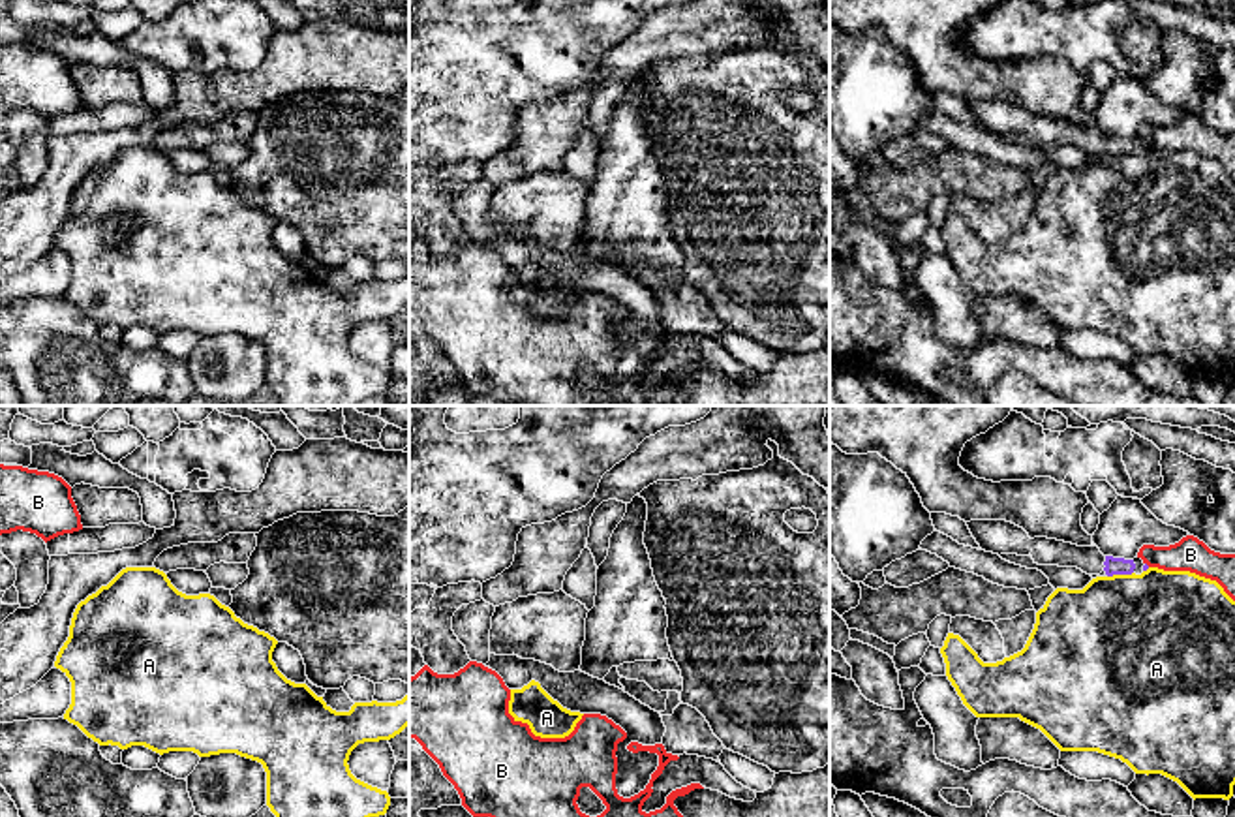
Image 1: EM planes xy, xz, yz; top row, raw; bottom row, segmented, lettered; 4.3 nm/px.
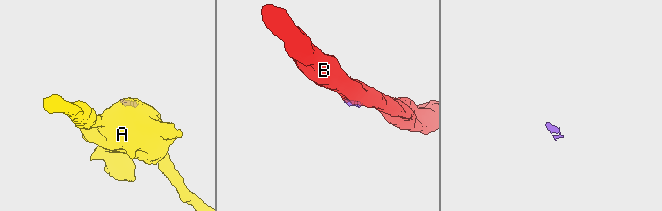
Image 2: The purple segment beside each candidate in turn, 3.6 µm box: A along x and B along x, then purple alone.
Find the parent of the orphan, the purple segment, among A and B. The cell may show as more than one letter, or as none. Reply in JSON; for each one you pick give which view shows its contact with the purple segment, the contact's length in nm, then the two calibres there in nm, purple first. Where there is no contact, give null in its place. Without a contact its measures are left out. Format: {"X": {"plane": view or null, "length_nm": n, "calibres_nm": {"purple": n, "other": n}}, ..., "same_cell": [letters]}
{"same_cell": []}

